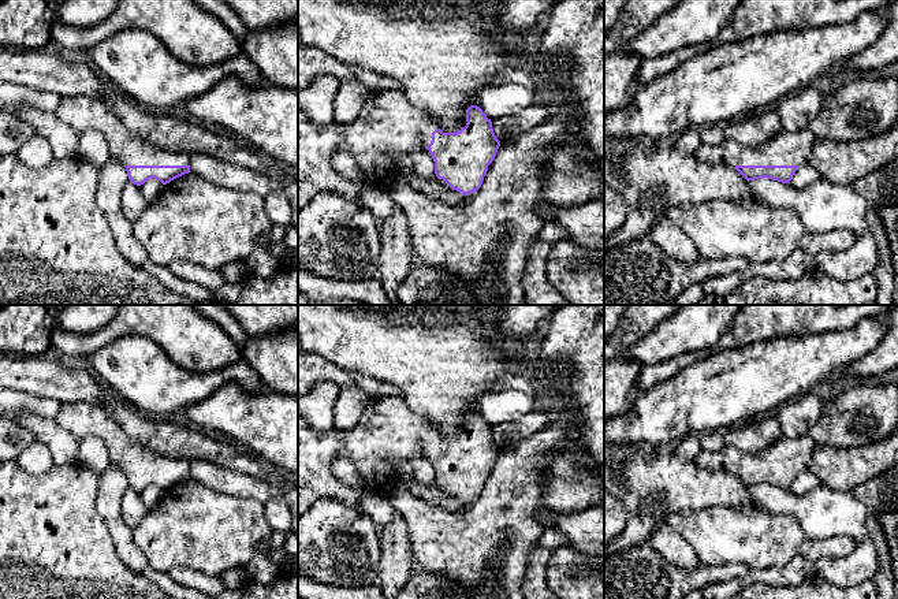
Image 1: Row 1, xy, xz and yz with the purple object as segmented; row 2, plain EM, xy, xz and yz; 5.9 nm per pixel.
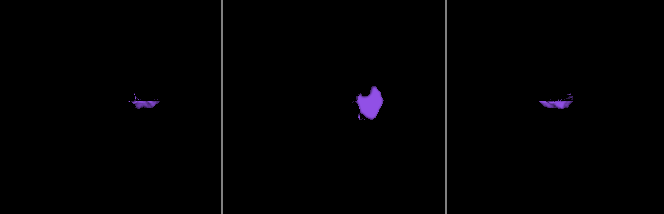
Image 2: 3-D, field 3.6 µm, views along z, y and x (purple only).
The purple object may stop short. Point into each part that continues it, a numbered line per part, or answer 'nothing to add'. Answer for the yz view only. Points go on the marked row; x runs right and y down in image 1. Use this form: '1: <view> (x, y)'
1: yz (787, 148)

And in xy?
1: xy (81, 112)

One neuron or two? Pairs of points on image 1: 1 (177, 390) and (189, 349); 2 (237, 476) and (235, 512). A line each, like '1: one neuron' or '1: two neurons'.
1: two neurons
2: two neurons

